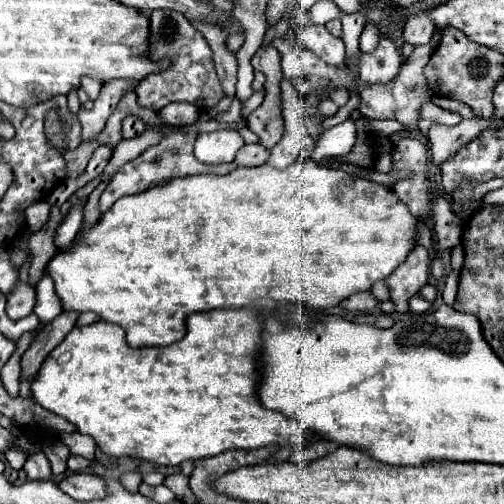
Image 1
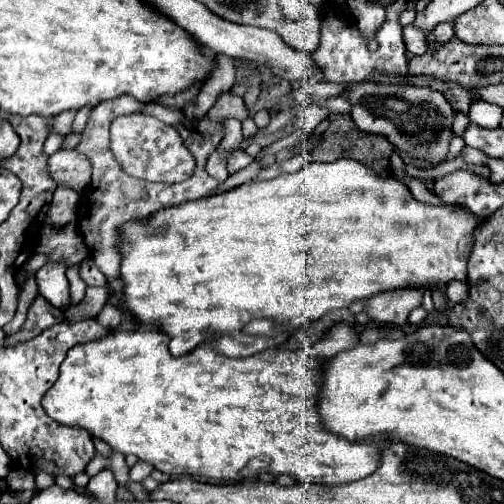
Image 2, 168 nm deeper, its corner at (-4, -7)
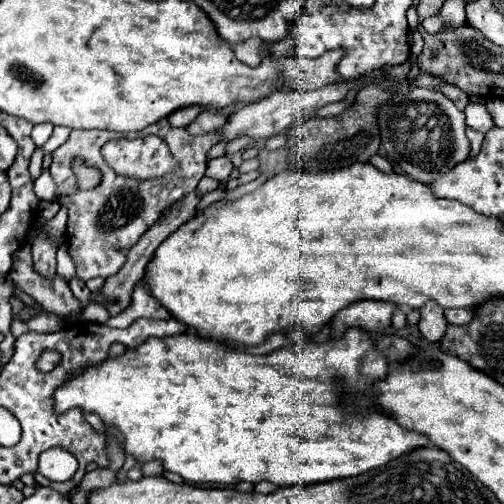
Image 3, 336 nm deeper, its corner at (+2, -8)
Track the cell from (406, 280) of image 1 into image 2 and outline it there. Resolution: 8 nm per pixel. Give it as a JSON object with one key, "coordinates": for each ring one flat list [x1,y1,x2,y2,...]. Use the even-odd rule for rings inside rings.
{"coordinates":[[403,287,395,291,383,291,367,301,367,313,379,323,405,325,409,313,421,305,425,289]]}

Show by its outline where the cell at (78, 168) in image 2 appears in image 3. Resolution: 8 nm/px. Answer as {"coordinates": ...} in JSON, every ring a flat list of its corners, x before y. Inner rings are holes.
{"coordinates":[[47,170,41,172,41,176,35,180,35,196,39,200,55,200,55,184,51,180,51,174]]}

